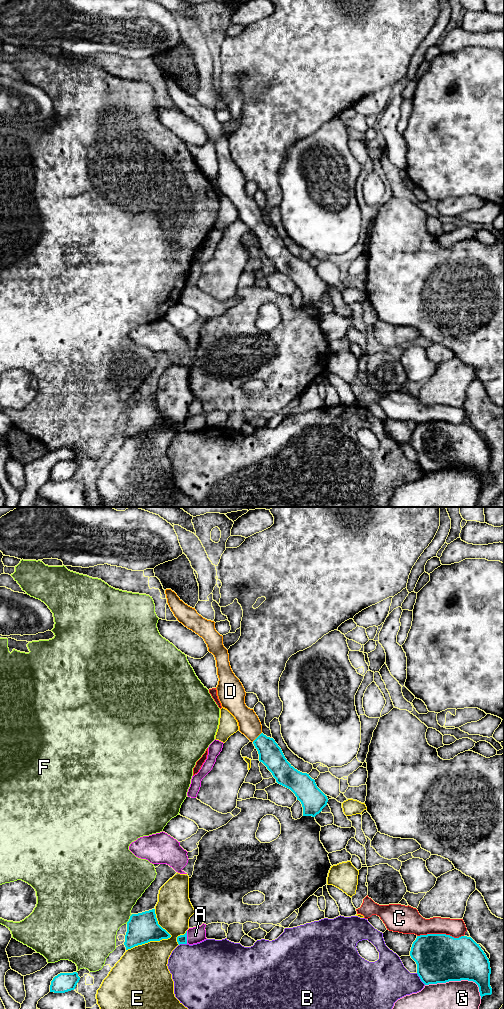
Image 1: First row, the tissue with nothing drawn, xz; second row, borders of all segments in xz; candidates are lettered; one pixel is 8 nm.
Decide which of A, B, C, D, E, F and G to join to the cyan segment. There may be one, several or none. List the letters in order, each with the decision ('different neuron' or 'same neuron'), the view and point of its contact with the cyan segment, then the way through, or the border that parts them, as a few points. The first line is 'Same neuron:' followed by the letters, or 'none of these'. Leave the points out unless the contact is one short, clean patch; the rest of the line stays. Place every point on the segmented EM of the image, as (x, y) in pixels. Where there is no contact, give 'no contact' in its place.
Same neuron: D
A: different neuron; meets cyan in xz at (186, 937)
B: different neuron; meets cyan in xz at (420, 978)
C: different neuron; meets cyan in xz at (440, 934)
D: same neuron; meets cyan in xz at (257, 737); runs through xz (270, 754), (257, 737), (249, 724)
E: different neuron; meets cyan in xz at (161, 939)
F: different neuron; meets cyan in xz at (129, 919)
G: different neuron; meets cyan in xz at (458, 980)

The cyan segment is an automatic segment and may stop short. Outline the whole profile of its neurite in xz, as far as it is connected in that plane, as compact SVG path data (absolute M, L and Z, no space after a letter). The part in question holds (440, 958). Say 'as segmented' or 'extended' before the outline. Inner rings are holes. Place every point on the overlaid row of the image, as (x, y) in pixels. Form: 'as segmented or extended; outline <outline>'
as segmented; outline M446 934L420 935L412 944L410 956L416 962L417 974L425 985L468 980L478 985L481 999L492 994L489 959L471 937L454 938Z

